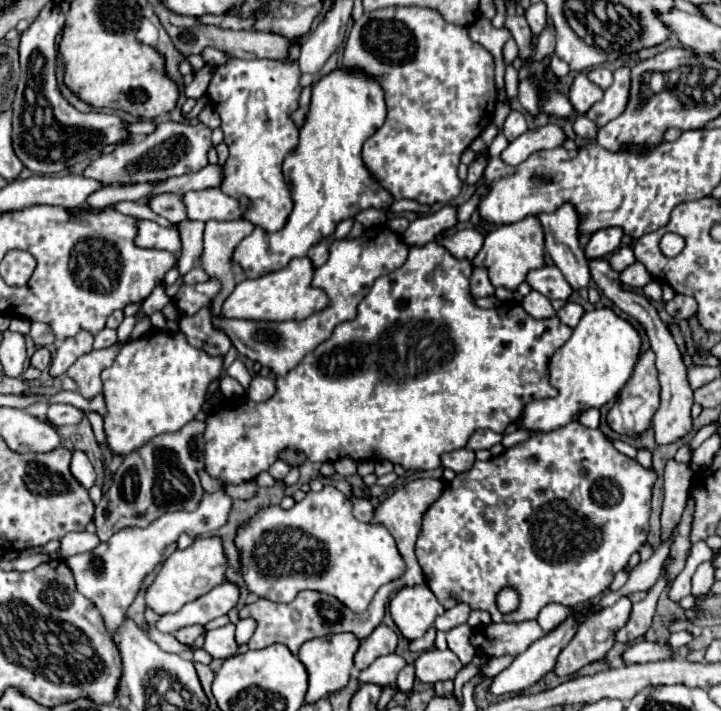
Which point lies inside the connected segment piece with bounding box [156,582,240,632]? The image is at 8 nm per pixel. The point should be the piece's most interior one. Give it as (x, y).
(220, 600)

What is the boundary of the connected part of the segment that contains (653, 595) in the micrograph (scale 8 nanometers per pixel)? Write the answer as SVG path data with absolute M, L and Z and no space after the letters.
M662 570L662 576L658 578L658 582L650 588L650 592L646 594L644 600L636 602L632 606L632 612L630 612L630 618L628 618L628 624L624 628L620 628L616 632L616 642L622 642L622 644L628 644L628 642L634 642L638 640L640 636L644 636L644 632L650 630L652 626L652 618L654 618L654 612L656 612L656 600L658 596L664 592L666 588L666 578L664 578L664 570Z

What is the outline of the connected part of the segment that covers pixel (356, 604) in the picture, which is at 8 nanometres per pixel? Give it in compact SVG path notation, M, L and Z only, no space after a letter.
M324 486L320 492L308 492L306 498L290 510L266 506L256 512L242 528L236 530L234 544L240 552L240 574L250 592L272 602L292 602L298 592L314 590L334 596L352 612L364 612L380 586L398 580L406 564L396 548L394 538L382 524L358 522L352 514L352 502L334 486Z

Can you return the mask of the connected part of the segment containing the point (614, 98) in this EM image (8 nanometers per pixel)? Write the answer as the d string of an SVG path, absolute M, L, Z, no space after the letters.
M618 68L614 70L614 82L604 92L604 98L590 106L586 116L596 122L596 126L604 126L620 112L624 112L624 104L628 102L628 80L630 80L630 68Z

